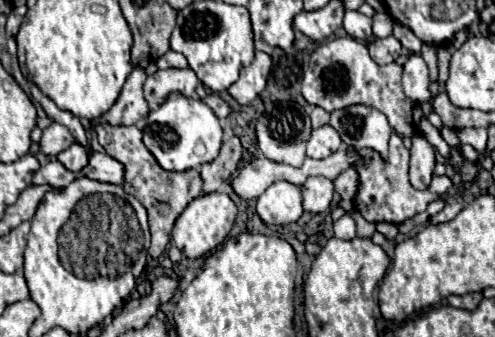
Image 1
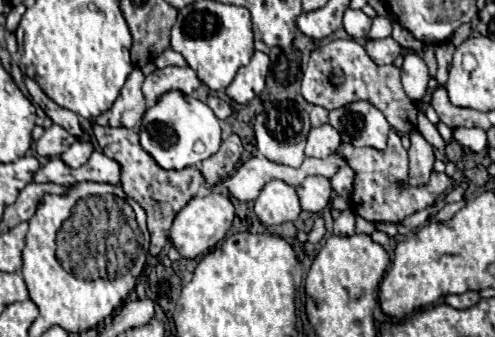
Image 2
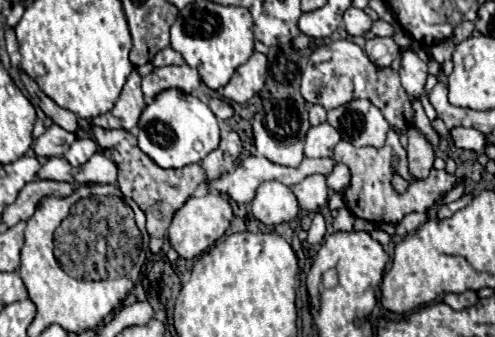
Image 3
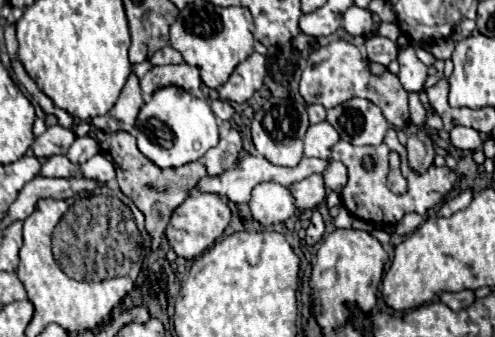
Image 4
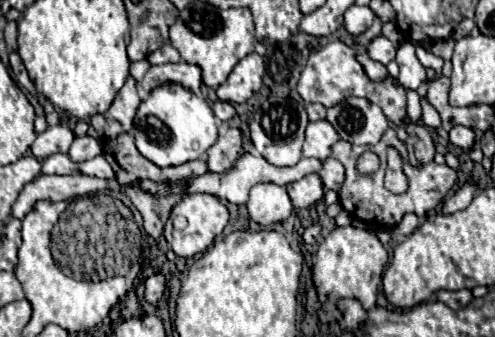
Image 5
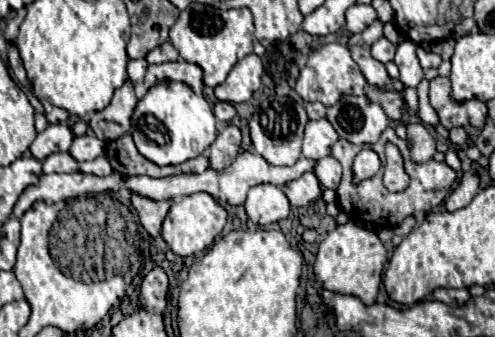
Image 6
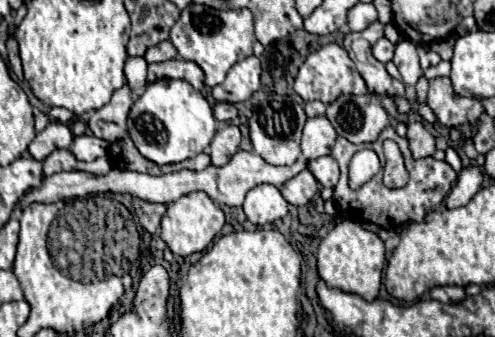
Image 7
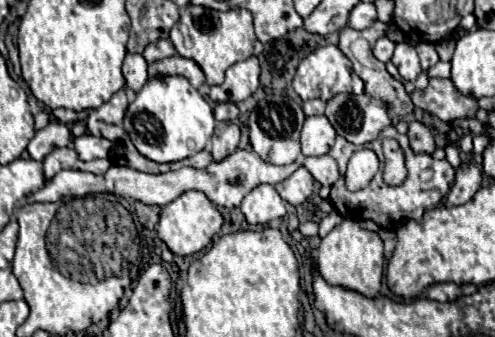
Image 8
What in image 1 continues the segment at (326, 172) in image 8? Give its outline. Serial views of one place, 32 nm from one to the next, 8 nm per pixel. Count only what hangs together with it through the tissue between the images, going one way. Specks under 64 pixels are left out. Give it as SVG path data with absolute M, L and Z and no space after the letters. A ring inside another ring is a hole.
M348 168L346 172L342 172L334 180L334 188L342 196L342 200L354 200L354 196L356 196L356 184L360 184L360 180L356 180L356 170L354 168Z

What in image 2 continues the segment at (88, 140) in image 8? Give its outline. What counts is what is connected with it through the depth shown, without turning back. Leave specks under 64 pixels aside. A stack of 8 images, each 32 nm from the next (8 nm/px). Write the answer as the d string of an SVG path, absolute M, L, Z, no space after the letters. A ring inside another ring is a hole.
M76 140L64 154L60 154L60 160L62 160L64 164L68 164L70 168L80 168L80 166L84 166L84 164L88 162L92 150L94 150L94 148L92 148L90 142L80 142L80 140Z

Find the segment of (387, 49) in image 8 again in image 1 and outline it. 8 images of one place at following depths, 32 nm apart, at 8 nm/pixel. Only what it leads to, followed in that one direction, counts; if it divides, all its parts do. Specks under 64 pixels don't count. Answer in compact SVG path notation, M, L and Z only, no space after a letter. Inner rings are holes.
M388 36L388 38L376 40L372 46L368 46L368 50L370 50L370 56L374 58L374 62L390 64L402 54L402 44L394 36Z

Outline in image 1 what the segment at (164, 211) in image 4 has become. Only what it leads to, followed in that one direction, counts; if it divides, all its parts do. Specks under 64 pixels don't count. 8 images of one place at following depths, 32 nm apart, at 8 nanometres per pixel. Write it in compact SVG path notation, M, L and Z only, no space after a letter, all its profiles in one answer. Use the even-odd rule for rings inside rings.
M100 124L94 128L98 134L98 142L104 146L104 150L116 158L118 162L124 164L126 168L126 182L124 182L124 190L126 194L136 196L144 208L148 210L148 224L150 224L150 234L152 234L152 246L150 246L150 256L154 260L158 260L168 242L170 242L170 234L174 228L176 218L184 212L184 208L200 196L202 192L202 178L196 170L186 170L186 172L168 172L164 170L156 158L152 156L152 152L148 152L148 148L142 142L142 130L136 126L110 126L110 124Z

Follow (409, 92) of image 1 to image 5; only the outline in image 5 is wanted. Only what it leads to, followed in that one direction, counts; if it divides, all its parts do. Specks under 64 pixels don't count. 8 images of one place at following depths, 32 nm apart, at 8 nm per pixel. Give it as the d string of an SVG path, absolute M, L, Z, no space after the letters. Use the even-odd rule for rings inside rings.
M404 42L398 48L396 54L396 62L400 66L400 74L398 74L398 82L406 88L406 90L418 90L420 84L426 80L426 68L420 64L420 60L416 58L414 52L414 44L412 42Z

